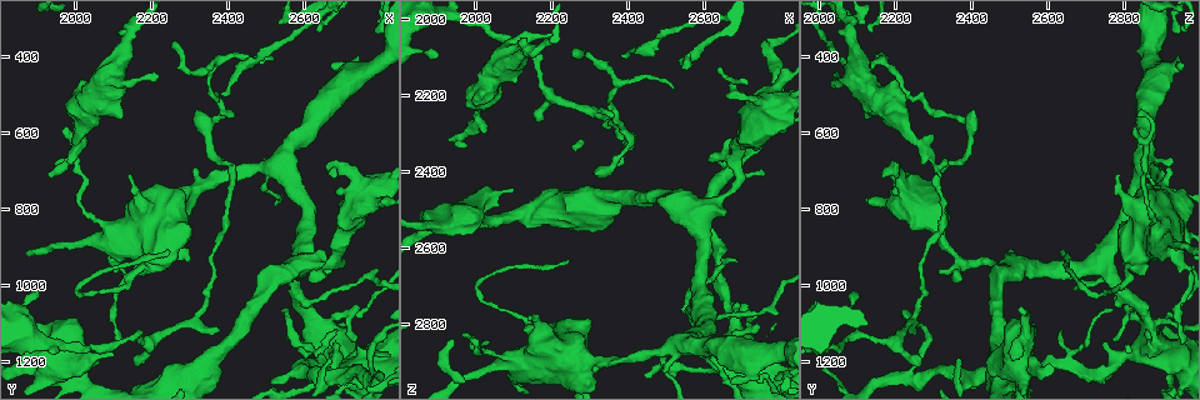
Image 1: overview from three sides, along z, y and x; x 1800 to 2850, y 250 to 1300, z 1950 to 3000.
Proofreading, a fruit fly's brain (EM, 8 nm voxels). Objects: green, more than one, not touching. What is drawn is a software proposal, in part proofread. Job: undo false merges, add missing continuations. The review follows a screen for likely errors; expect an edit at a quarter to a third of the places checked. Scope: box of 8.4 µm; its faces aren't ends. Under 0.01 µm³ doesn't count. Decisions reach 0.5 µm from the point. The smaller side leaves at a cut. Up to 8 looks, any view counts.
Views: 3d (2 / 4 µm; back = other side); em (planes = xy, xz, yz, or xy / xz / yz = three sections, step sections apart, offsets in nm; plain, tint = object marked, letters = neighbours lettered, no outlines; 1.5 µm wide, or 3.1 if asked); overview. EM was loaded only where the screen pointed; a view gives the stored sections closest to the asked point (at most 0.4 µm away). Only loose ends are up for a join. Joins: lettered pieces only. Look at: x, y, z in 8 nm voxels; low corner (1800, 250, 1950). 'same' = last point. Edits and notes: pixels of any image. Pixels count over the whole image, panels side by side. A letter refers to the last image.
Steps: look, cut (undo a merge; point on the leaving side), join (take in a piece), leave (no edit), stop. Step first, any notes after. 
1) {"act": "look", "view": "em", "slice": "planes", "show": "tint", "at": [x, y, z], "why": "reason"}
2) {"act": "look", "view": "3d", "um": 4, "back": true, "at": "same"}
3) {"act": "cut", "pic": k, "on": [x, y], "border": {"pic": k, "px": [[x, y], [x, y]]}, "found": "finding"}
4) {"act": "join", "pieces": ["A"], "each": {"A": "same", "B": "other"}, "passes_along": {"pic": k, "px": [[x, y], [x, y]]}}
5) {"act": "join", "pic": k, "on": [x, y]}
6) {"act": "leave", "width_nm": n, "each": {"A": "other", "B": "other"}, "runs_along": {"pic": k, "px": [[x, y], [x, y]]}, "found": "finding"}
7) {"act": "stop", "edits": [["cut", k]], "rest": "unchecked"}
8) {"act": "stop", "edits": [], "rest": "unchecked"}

{"act": "look", "view": "em", "um": 3.1, "slice": "xz", "step": 8, "show": "tint", "at": [2205, 930, 2830], "why": "calibre changes"}

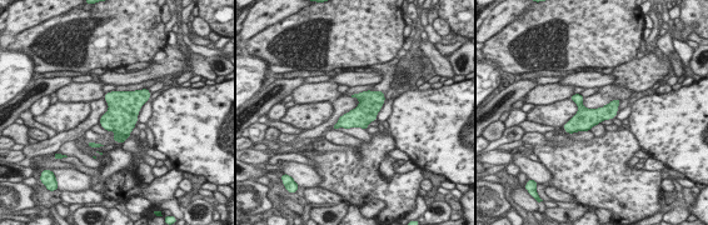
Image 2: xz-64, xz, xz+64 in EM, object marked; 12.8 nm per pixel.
{"act": "look", "view": "em", "um": 3.1, "slice": "planes", "show": "letters", "at": "same", "why": "another direction"}

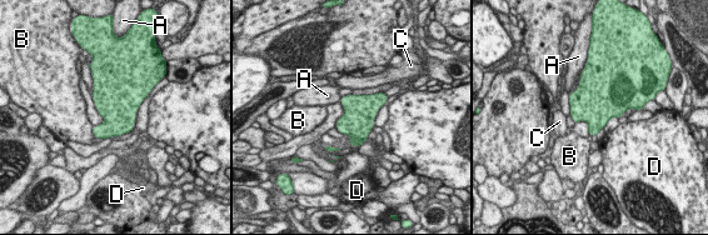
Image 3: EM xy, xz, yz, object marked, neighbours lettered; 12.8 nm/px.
{"act": "leave", "each": {"A": "other", "B": "other", "C": "other", "D": "other"}, "border": {"pic": 3, "px": [[582, 74], [578, 86], [569, 95]]}, "found": "continuous, no second neuron"}

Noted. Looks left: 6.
{"act": "look", "view": "em", "slice": "xz", "step": 8, "show": "letters", "at": [2120, 565, 2125], "why": "an open end"}

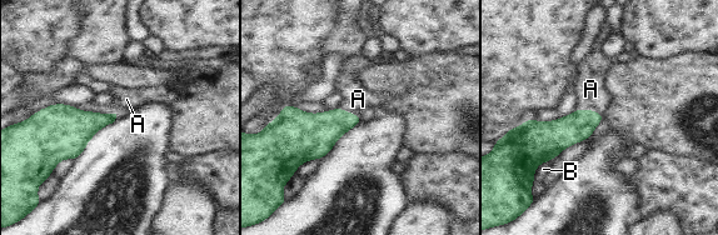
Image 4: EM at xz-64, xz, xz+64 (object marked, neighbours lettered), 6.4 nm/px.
{"act": "join", "pieces": ["A"], "each": {"A": "same", "B": "other"}, "passes_along": {"pic": 4, "px": [[562, 133], [592, 110], [591, 89]]}, "found": "it goes on there"}

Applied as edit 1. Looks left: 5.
{"act": "look", "view": "em", "slice": "xy", "step": 8, "show": "letters", "at": [2255, 355, 2090], "why": "an open end"}

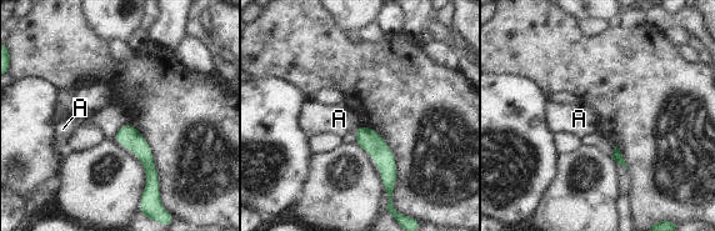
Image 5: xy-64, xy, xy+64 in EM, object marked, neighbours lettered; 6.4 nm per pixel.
{"act": "leave", "each": {"A": "other"}, "runs_along": {"pic": 5, "px": [[361, 129], [385, 160], [389, 187]]}, "found": "none of them fits"}

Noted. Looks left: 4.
{"act": "stop", "edits": [["join", 4]], "rest": "unchecked"}

